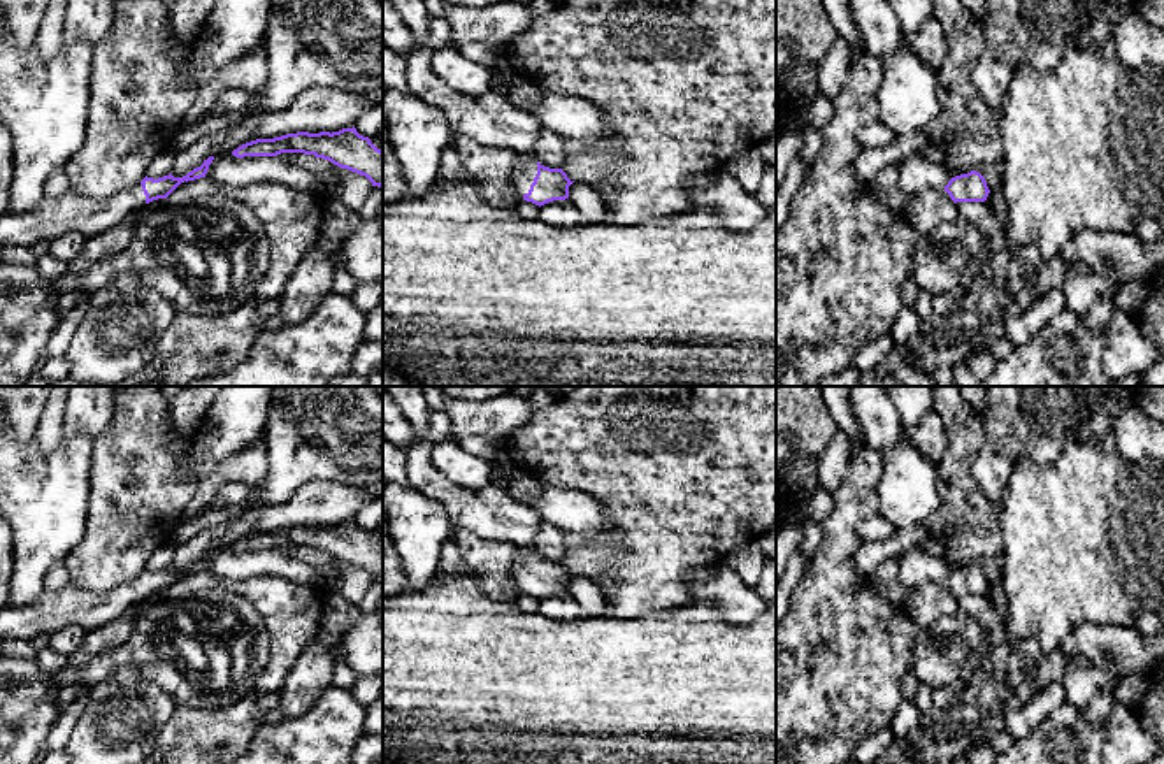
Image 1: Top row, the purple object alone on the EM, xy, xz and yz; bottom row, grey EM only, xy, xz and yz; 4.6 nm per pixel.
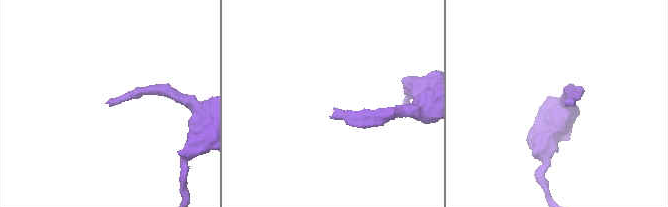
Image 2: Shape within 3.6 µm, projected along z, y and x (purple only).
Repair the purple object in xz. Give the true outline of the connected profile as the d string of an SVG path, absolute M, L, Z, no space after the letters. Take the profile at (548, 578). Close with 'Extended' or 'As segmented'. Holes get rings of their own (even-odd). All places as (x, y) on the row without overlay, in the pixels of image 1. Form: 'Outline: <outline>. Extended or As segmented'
Outline: M530 550L516 553L513 574L520 594L539 601L553 594L569 592L569 580L574 576L562 562L544 560Z. Extended

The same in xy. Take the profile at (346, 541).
Outline: M355 520L332 527L297 525L274 532L256 532L232 544L237 551L277 550L281 546L314 548L341 562L365 569L372 580L383 581L383 544L369 530L360 529Z. As segmented

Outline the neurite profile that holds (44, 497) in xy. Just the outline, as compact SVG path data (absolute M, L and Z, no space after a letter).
M0 406L0 513L14 546L11 606L32 604L49 569L81 543L91 495L93 437L63 441L51 453L12 443Z

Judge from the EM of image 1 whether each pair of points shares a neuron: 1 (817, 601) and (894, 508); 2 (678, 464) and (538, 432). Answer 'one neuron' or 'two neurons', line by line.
1: two neurons
2: one neuron

